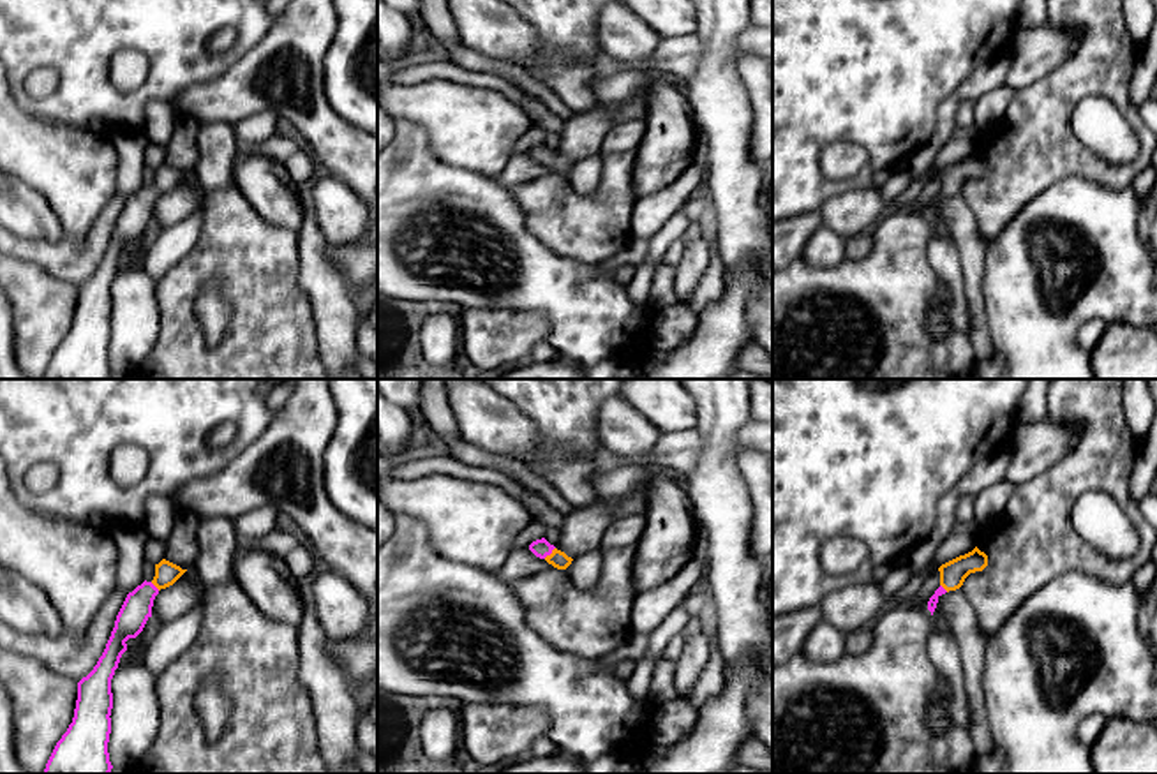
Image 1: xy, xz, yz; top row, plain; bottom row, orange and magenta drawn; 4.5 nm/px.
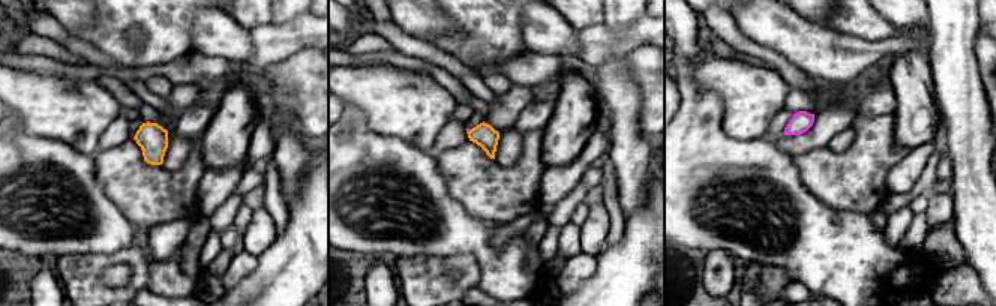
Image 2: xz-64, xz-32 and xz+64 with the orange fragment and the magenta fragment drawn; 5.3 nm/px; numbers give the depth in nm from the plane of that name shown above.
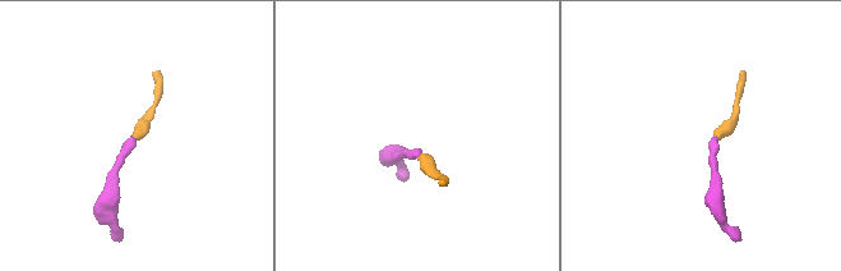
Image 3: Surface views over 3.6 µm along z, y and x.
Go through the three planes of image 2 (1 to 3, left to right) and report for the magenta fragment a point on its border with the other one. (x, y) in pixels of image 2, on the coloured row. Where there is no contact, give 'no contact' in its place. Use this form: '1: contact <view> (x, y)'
1: no contact
2: contact xz-32 (470, 131)
3: no contact

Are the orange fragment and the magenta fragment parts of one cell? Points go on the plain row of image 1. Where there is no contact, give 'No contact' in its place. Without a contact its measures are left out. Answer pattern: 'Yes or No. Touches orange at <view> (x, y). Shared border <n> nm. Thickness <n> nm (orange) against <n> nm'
Yes. Touches orange at xz (551, 159). Shared border 80 nm. Thickness 80 nm (orange) against 80 nm

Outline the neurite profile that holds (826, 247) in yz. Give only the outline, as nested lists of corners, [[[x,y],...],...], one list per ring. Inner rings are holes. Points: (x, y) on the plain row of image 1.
[[[822,226],[806,243],[802,257],[822,268],[831,268],[847,259],[847,238]]]

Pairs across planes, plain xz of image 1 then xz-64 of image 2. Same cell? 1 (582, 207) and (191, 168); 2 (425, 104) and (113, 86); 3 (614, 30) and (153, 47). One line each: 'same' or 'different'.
1: same
2: different
3: different

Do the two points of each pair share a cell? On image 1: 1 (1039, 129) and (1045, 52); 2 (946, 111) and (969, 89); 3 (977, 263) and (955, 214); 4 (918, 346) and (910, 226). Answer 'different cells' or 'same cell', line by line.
1: different cells
2: same cell
3: same cell
4: same cell

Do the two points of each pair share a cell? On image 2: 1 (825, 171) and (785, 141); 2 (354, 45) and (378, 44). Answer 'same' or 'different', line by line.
1: different
2: same

